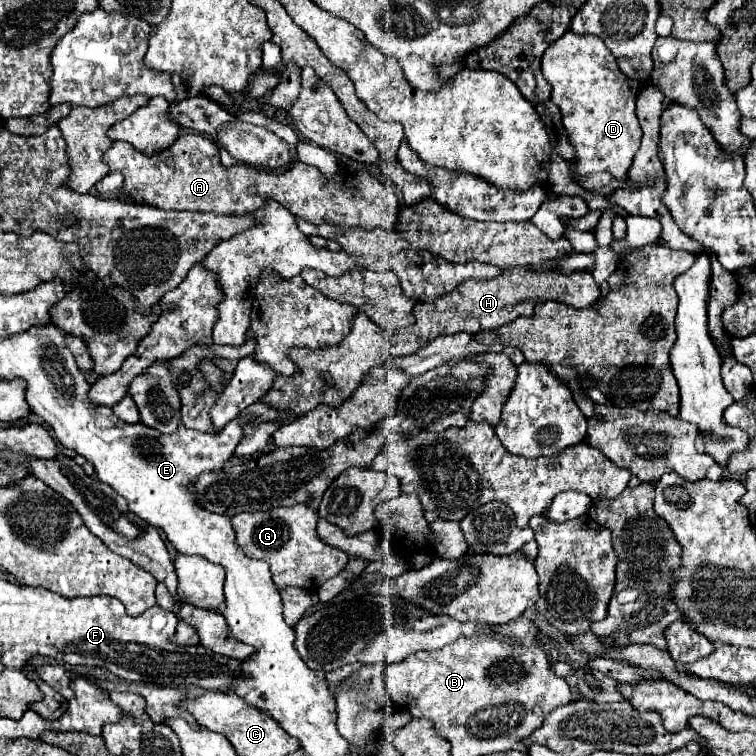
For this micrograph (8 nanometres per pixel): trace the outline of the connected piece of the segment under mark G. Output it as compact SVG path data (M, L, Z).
M305 504L273 508L267 512L241 512L231 520L237 534L237 544L249 558L265 560L271 566L273 582L277 588L301 586L307 590L317 590L325 580L339 574L347 564L345 552L325 544L317 536L317 514L311 508L305 508Z

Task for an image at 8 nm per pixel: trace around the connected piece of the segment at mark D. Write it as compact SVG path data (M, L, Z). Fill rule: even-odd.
M571 30L545 50L541 70L551 84L551 102L561 110L569 144L575 148L575 174L609 172L625 180L641 144L641 126L635 116L635 98L641 84L619 70L615 56L605 48L603 40L597 40L597 36L577 36Z

